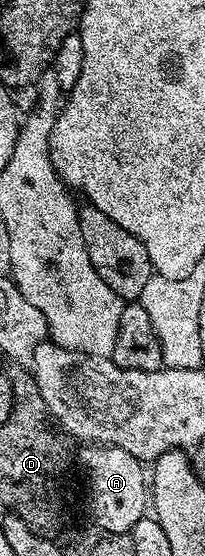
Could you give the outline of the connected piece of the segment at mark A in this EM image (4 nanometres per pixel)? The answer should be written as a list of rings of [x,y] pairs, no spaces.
[[[87,444],[80,449],[76,459],[84,471],[86,507],[94,525],[102,531],[129,534],[148,509],[148,483],[144,481],[142,461],[114,446]]]

